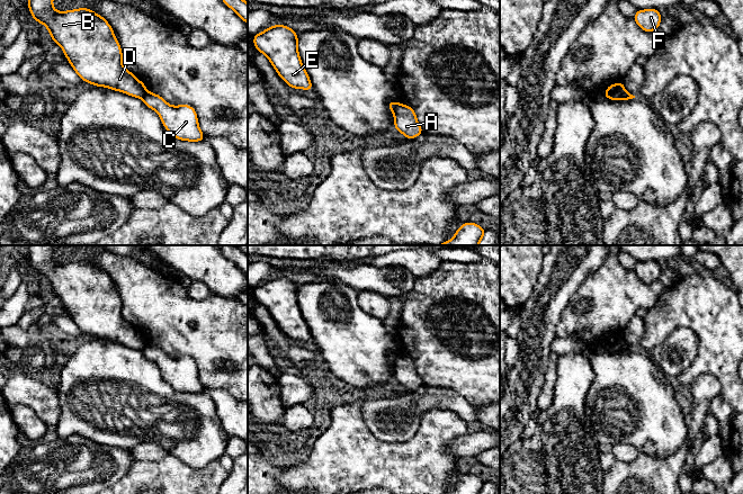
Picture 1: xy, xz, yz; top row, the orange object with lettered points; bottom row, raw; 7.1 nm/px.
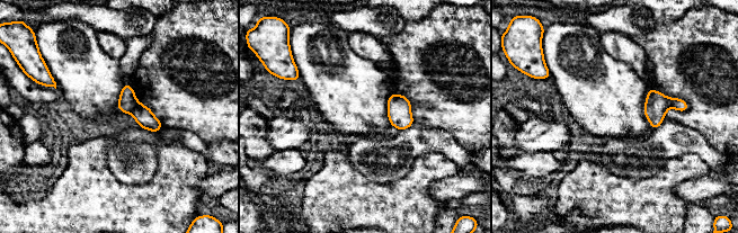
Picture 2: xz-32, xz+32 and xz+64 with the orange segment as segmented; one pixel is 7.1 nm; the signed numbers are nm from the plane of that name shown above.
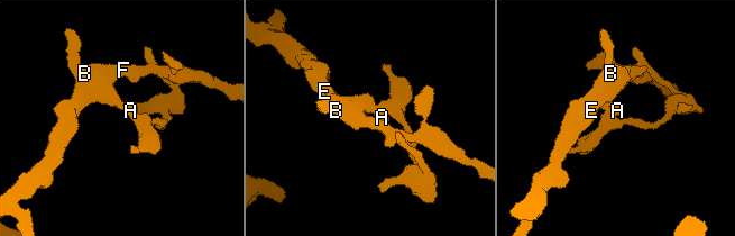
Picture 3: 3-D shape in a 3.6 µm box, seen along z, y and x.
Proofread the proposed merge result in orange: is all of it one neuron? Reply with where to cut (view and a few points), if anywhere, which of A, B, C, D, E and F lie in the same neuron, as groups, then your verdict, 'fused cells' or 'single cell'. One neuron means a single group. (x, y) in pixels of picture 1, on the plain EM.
cut in xz along (397, 355), (394, 366); A C / B D E F; fused cells

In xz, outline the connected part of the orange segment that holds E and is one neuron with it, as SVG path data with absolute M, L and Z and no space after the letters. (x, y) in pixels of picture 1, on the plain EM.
M278 276L254 287L253 296L269 311L276 324L289 339L313 341L298 306L298 291L295 282Z

